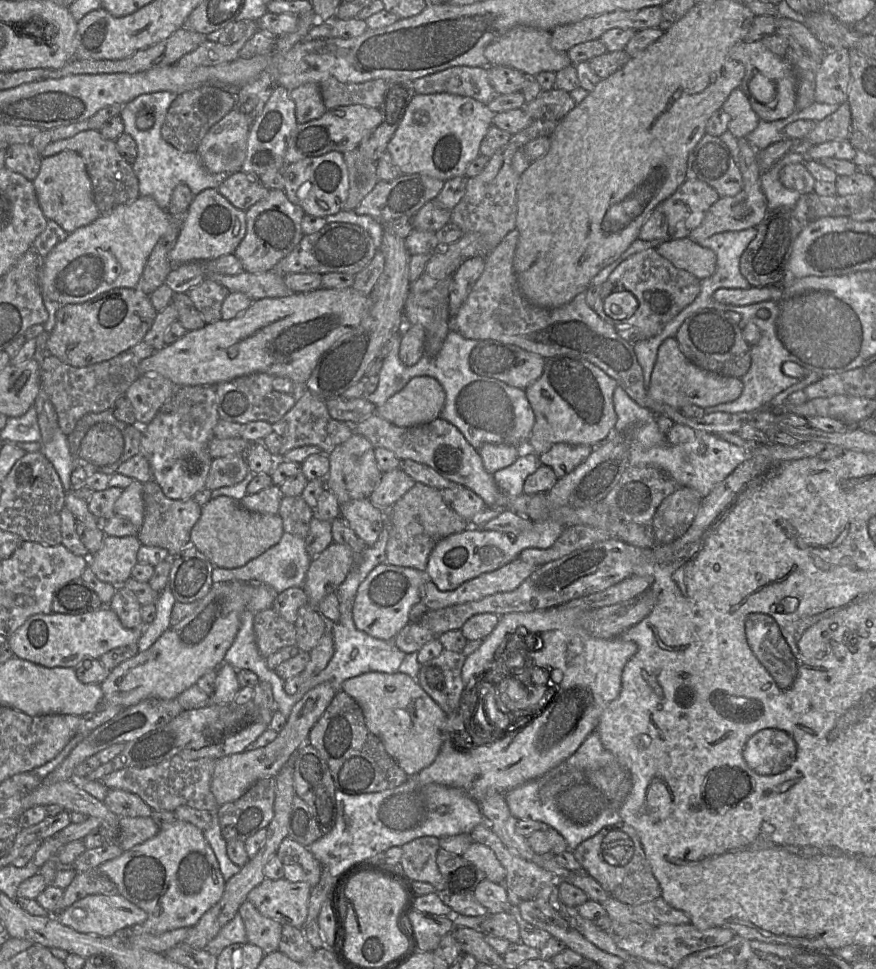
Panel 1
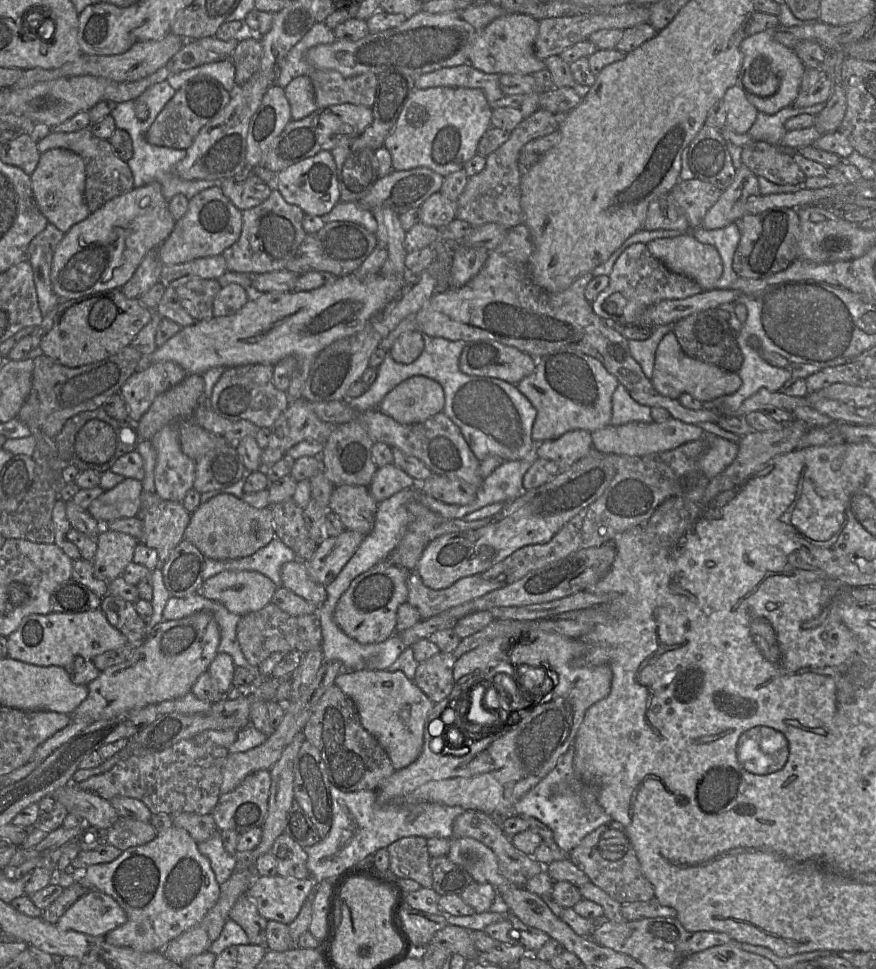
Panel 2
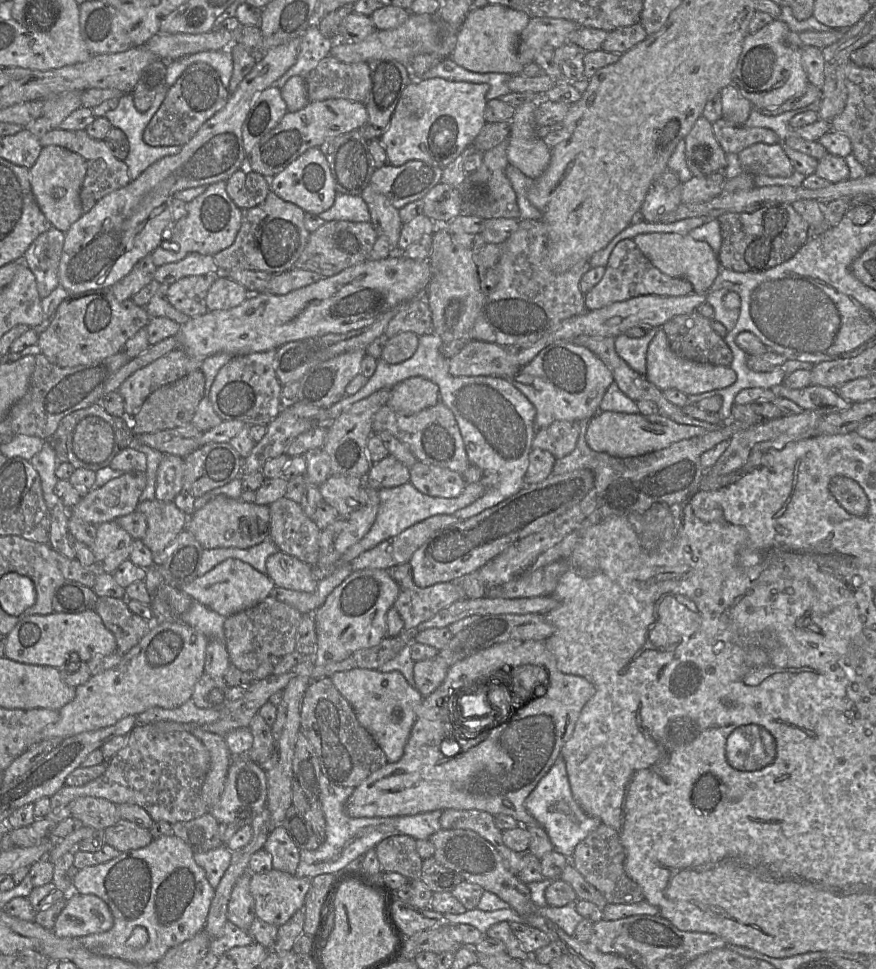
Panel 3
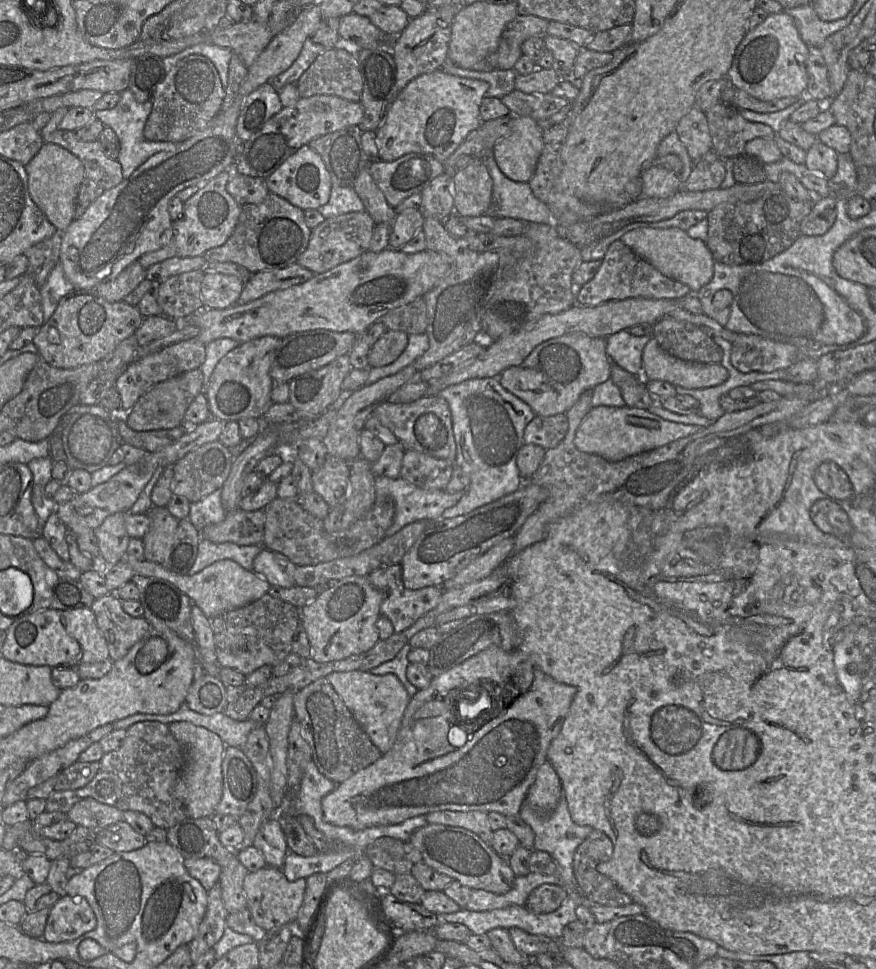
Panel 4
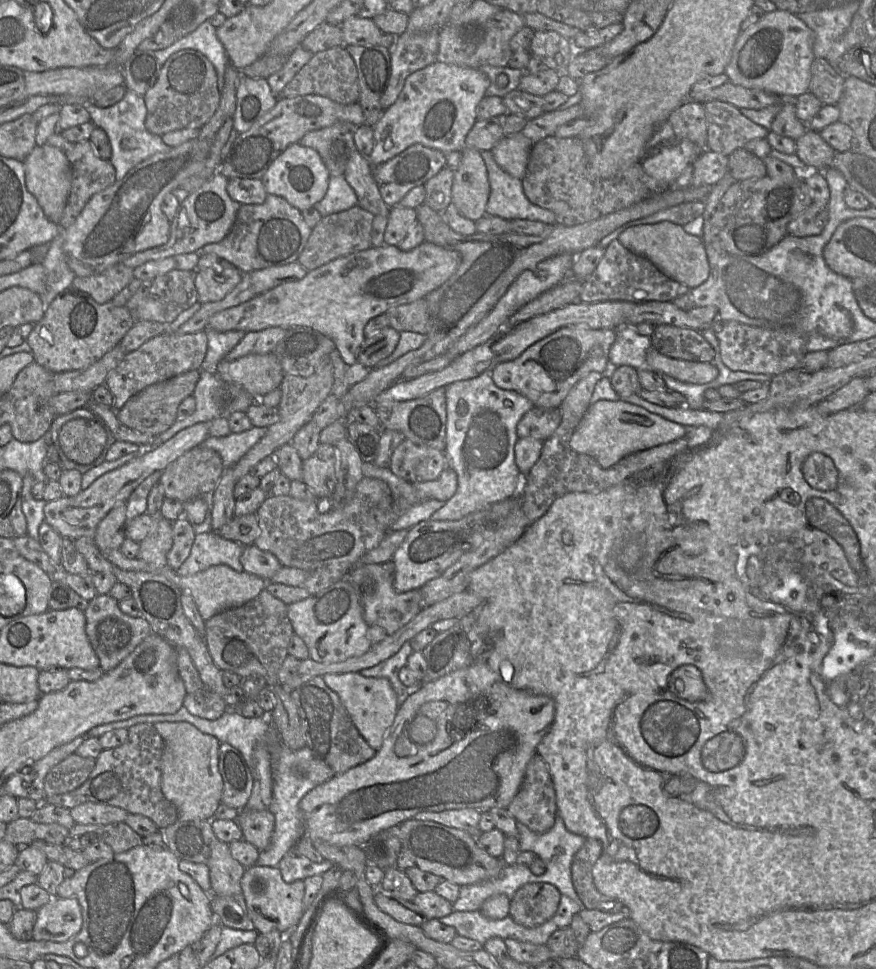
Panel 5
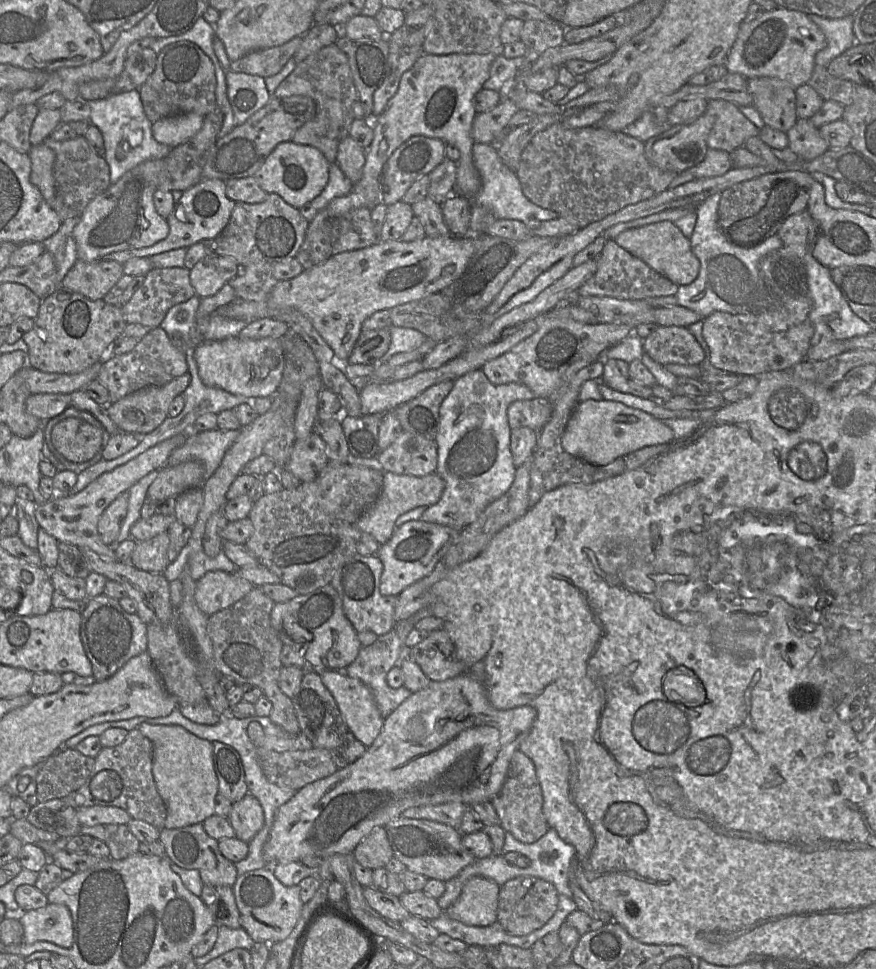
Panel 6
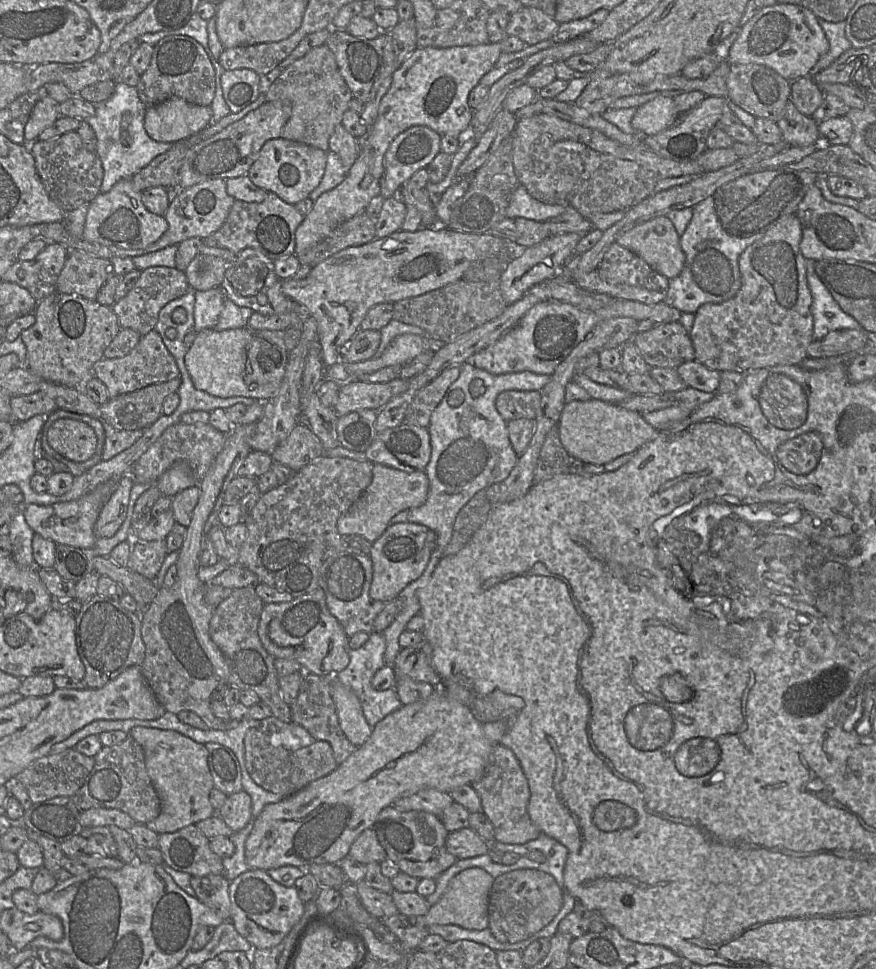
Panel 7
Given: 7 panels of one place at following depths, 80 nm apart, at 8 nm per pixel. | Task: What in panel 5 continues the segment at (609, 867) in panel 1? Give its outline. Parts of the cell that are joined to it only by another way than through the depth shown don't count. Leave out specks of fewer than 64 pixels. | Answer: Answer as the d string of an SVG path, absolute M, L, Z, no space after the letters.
M587 838L573 857L571 877L583 907L605 913L618 913L624 904L599 892L593 880L592 869L602 854L603 845L597 839Z

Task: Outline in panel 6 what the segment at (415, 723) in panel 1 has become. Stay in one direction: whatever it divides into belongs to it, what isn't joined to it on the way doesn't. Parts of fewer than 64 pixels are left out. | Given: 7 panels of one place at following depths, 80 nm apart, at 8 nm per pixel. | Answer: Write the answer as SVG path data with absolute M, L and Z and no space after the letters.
M324 671L322 682L333 695L341 715L354 736L367 748L379 735L384 718L381 716L372 691L360 680L347 676L343 671Z

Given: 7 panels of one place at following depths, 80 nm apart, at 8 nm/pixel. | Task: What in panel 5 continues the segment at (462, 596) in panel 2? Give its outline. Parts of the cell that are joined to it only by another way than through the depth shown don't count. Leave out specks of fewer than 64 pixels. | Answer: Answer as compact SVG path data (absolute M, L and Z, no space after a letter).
M392 561L380 564L356 564L349 570L345 579L359 593L364 611L363 616L367 625L378 625L384 628L388 635L406 625L423 609L419 589L404 593L397 592L394 589L395 566Z

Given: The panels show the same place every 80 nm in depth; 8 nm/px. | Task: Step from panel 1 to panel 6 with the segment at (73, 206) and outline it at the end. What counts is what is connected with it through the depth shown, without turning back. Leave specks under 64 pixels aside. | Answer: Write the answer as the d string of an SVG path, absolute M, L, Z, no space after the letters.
M43 143L32 146L28 154L31 160L30 181L39 189L45 201L53 208L56 192L53 174L55 152Z

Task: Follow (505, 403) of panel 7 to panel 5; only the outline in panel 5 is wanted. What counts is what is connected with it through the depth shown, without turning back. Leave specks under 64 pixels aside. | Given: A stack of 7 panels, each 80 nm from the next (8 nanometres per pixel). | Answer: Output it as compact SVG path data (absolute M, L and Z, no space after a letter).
M534 406L524 414L517 425L518 437L532 437L542 442L548 439L561 422L559 408Z

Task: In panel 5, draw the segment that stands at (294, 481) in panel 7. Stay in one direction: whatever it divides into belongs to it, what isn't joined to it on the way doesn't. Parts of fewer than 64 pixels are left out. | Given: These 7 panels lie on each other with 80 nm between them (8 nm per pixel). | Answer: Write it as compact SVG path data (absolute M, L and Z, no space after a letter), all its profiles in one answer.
M364 476L352 499L341 508L333 508L330 499L317 502L268 495L256 515L261 533L253 545L275 555L283 567L309 571L311 577L301 587L314 595L344 579L362 555L381 543L394 524L395 501L386 482Z

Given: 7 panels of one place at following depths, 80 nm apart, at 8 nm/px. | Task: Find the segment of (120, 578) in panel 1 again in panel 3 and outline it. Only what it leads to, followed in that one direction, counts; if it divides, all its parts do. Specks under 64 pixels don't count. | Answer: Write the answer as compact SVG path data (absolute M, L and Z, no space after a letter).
M117 521L98 525L92 548L95 568L98 572L112 574L123 561L129 558L133 541L134 539Z

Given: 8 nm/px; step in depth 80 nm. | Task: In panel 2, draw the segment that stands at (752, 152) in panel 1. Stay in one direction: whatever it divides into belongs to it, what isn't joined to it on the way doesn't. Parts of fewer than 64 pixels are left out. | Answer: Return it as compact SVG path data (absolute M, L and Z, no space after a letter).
M742 164L731 185L721 192L717 202L707 211L701 227L713 230L736 223L748 214L748 199L760 194L758 177Z

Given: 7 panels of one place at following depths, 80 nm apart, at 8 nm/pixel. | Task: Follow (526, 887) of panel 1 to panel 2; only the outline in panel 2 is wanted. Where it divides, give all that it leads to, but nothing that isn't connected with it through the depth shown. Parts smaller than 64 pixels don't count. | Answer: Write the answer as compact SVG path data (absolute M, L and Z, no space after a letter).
M465 810L453 822L453 837L474 838L493 850L498 858L498 865L501 874L513 885L526 888L528 881L535 875L546 871L545 865L535 860L532 856L519 851L511 842L496 820L481 811Z

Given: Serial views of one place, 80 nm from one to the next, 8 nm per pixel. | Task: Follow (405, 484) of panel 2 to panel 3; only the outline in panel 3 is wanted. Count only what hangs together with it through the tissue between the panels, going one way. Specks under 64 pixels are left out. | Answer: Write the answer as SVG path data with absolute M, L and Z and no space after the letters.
M389 454L374 463L366 476L366 484L377 490L403 485L410 481L409 468Z

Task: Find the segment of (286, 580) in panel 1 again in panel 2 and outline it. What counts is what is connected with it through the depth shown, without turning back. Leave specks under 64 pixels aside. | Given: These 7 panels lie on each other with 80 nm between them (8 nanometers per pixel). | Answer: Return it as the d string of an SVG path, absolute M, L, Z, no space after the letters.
M277 536L265 547L254 554L229 560L206 558L203 570L204 581L222 571L256 571L271 579L277 587L282 587L281 567L297 560L294 551Z

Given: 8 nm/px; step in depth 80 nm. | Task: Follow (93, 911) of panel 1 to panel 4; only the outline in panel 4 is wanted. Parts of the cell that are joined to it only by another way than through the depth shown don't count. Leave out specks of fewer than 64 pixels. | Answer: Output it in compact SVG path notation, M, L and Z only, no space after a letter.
M64 895L50 907L42 938L55 943L74 940L93 930L96 923L86 899Z

